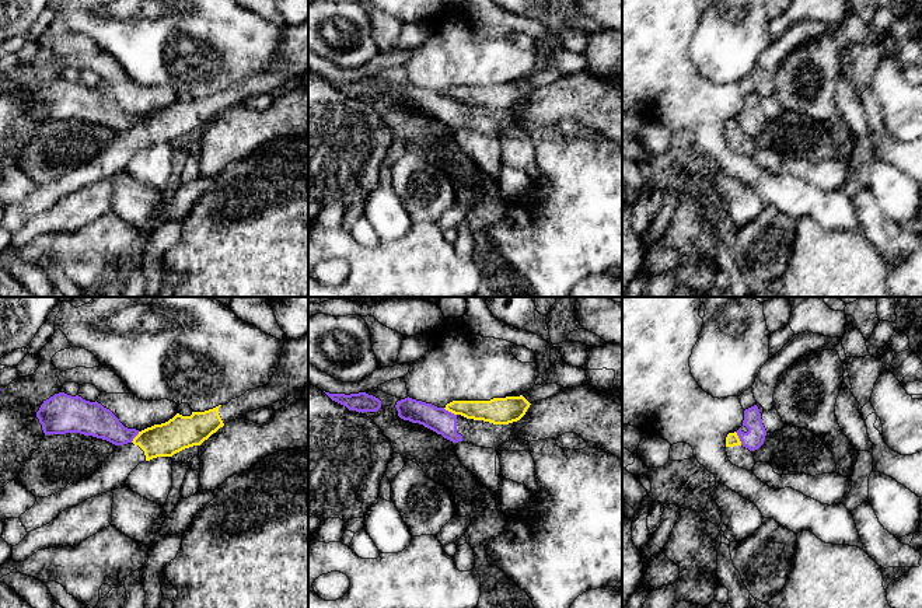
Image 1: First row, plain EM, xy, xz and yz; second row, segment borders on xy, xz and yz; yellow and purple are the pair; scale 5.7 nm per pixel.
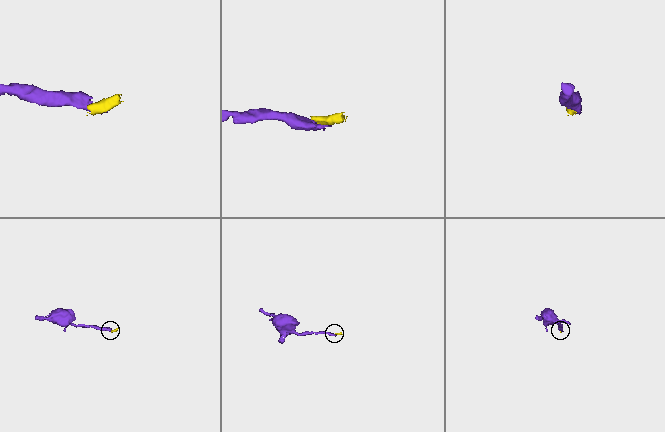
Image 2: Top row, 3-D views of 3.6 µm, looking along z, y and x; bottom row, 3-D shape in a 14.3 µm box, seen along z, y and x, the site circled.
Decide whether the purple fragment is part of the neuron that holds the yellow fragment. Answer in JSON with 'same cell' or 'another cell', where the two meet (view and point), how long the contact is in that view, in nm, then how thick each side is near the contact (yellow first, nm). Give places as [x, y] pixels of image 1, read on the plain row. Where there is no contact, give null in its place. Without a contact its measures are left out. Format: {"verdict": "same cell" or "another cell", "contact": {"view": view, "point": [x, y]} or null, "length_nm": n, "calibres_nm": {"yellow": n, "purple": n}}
{"verdict": "another cell", "contact": {"view": "yz", "point": [739, 125]}, "length_nm": 90, "calibres_nm": {"yellow": 70, "purple": 110}}

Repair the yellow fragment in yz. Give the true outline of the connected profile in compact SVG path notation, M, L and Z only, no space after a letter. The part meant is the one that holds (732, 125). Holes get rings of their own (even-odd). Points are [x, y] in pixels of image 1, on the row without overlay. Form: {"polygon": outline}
{"polygon": "M729 119L726 123L726 139L729 147L743 156L752 157L755 151L754 140L741 132L737 119Z"}

